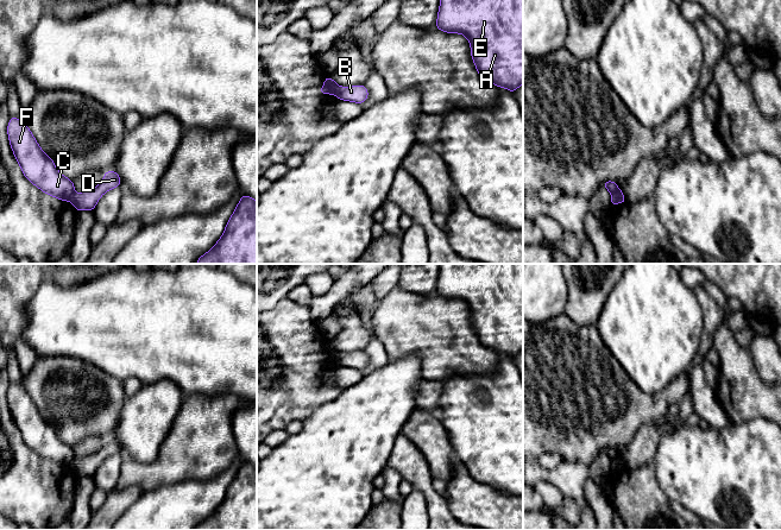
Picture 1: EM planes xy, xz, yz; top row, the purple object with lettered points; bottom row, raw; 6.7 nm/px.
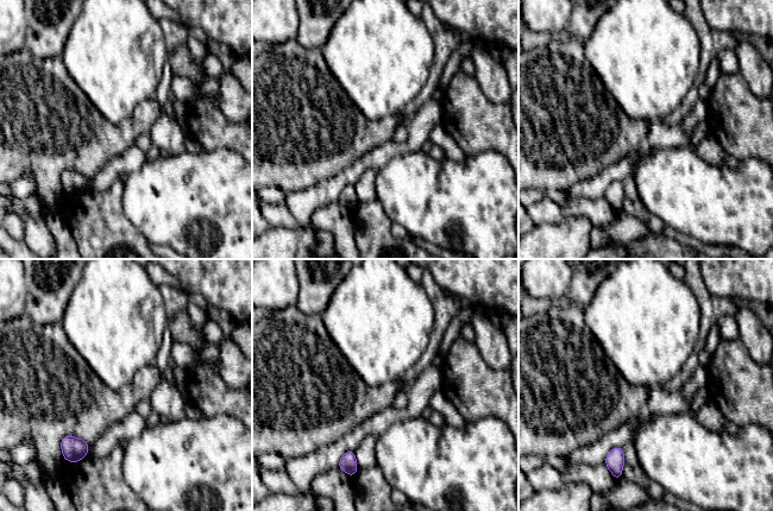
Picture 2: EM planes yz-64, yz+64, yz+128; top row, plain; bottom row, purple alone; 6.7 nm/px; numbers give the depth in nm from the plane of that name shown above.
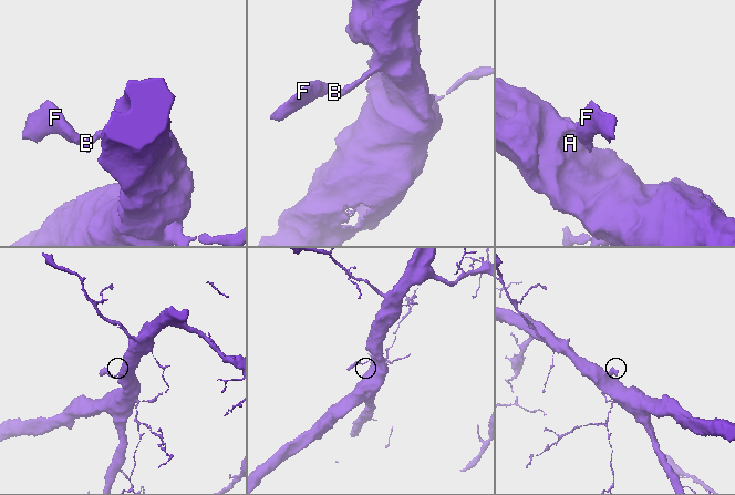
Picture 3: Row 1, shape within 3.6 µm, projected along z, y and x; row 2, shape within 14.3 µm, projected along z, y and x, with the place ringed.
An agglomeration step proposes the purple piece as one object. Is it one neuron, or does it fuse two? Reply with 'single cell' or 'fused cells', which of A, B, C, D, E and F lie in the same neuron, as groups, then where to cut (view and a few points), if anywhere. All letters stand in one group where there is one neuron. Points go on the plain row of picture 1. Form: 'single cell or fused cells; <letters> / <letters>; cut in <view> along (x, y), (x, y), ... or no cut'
fused cells; A B D E / C F; cut in yz along (621, 456), (612, 462)

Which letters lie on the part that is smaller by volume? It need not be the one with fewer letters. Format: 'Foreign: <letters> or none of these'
Foreign: C, F

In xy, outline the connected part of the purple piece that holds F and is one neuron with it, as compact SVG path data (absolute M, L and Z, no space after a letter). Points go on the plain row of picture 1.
M11 383L7 399L24 442L45 460L70 467L75 460L73 446L64 443L56 435L53 427L39 414L25 389Z

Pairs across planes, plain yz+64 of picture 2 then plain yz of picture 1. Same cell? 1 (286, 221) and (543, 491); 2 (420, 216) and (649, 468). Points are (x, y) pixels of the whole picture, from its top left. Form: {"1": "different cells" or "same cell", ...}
{"1": "same cell", "2": "different cells"}

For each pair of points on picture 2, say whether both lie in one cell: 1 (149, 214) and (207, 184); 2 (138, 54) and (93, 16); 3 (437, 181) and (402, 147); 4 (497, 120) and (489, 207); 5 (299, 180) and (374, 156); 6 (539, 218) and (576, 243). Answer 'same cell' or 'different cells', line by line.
1: same cell
2: same cell
3: different cells
4: different cells
5: different cells
6: different cells

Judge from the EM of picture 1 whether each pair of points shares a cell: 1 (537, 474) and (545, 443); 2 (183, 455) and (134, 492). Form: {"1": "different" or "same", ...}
{"1": "different", "2": "different"}

